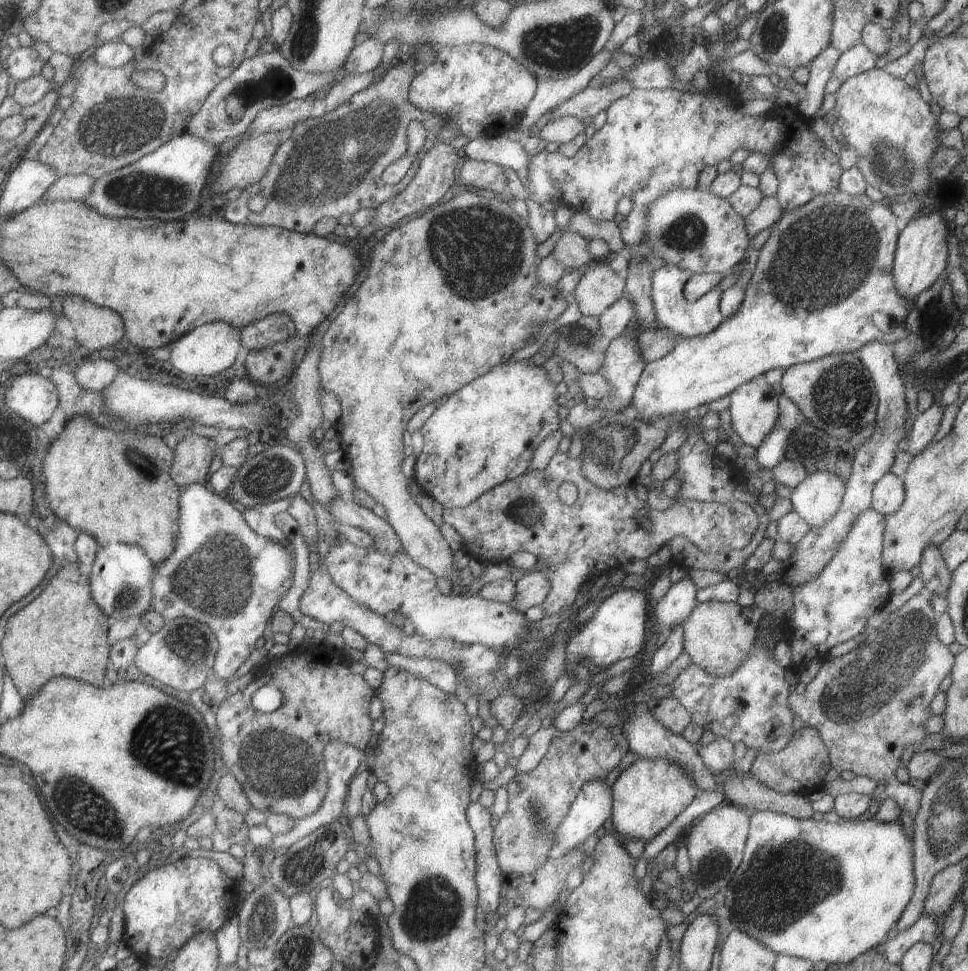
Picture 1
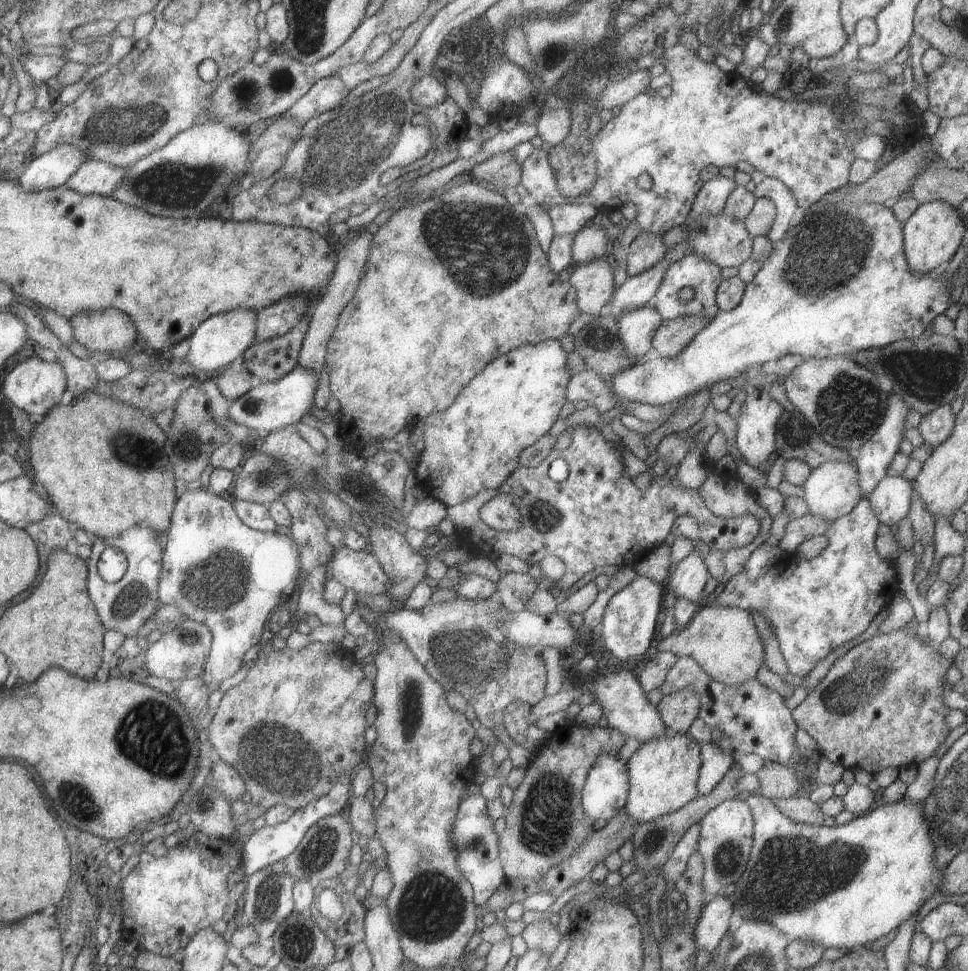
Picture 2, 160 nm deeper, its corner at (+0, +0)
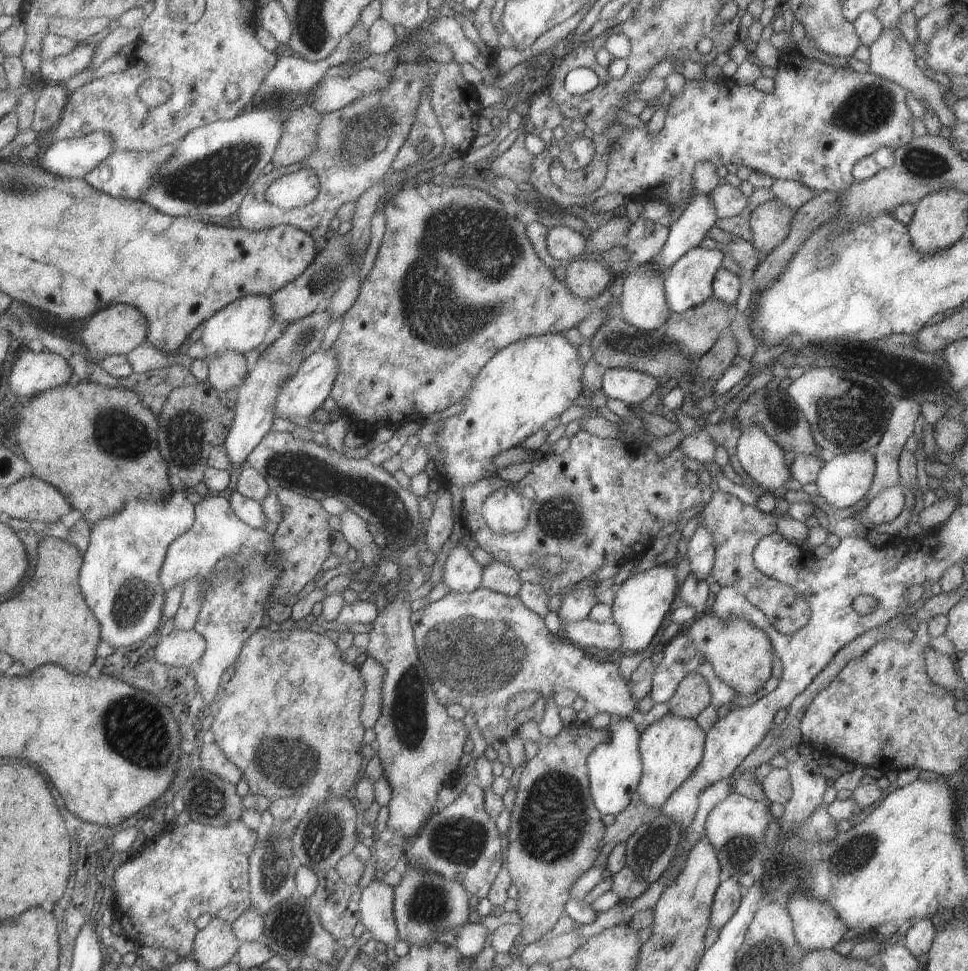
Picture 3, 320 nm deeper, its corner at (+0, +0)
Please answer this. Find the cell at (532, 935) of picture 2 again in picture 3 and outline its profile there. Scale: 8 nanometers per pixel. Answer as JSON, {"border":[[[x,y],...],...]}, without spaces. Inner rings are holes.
{"border":[[[571,722],[552,738],[539,736],[535,740],[537,753],[522,766],[506,833],[505,866],[517,889],[533,898],[541,894],[541,906],[531,906],[533,902],[516,906],[524,946],[537,942],[557,922],[564,913],[563,906],[573,882],[594,866],[600,855],[606,828],[589,792],[586,758],[609,735],[605,728],[594,729],[585,722]]]}

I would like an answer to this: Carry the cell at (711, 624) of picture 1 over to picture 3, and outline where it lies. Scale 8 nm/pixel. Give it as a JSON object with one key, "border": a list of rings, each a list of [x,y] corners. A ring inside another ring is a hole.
{"border":[[[704,615],[687,628],[692,645],[711,663],[715,674],[736,694],[753,694],[771,676],[772,646],[767,634],[750,622],[733,618],[723,623],[715,615]]]}

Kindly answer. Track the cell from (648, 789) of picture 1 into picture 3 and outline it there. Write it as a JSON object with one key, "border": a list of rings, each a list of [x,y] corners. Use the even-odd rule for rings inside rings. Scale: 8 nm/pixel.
{"border":[[[669,712],[643,728],[638,740],[642,771],[635,794],[645,805],[661,808],[673,790],[687,780],[701,760],[705,735],[694,718]]]}

